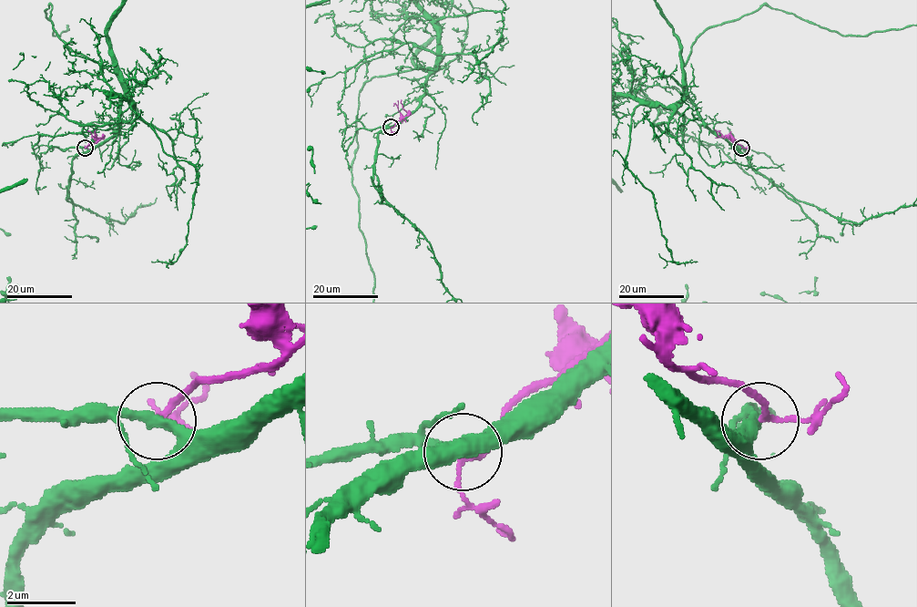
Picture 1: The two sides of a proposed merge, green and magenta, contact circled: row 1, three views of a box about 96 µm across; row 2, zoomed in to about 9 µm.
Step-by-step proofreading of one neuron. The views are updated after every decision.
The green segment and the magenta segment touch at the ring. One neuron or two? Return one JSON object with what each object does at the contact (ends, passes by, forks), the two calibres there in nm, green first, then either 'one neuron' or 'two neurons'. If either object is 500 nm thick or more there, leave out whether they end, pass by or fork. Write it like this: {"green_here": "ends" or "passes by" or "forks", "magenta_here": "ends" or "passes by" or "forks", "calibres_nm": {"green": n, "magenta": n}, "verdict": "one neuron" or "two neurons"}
{"green_here": "passes by", "magenta_here": "passes by", "calibres_nm": {"green": 280, "magenta": 150}, "verdict": "two neurons"}

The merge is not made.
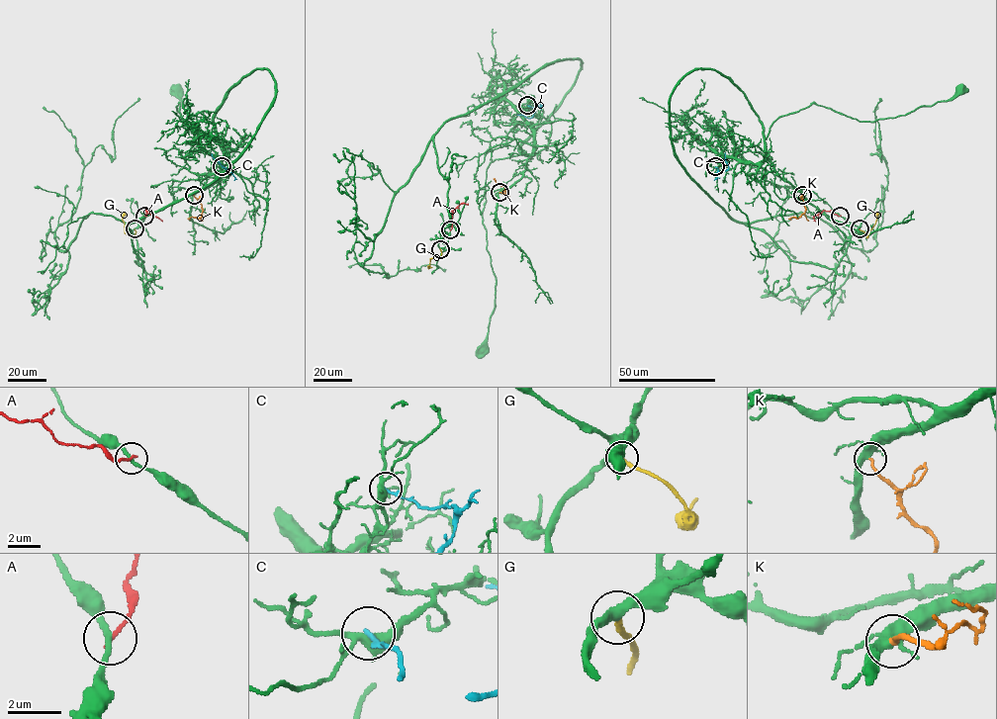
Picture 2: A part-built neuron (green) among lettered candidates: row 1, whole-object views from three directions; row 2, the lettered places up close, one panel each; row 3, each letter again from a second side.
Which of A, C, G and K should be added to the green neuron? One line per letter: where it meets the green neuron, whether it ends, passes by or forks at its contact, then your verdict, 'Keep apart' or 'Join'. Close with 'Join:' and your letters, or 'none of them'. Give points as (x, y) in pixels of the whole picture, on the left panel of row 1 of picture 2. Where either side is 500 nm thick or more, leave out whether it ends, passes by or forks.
A: Touches green at (144, 216). It ends there. Keep apart
C: Touches green at (222, 166). It ends there. Keep apart
G: Touches green at (135, 228). It ends there. Join
K: Touches green at (194, 195). It ends there. Join
Join: G, K

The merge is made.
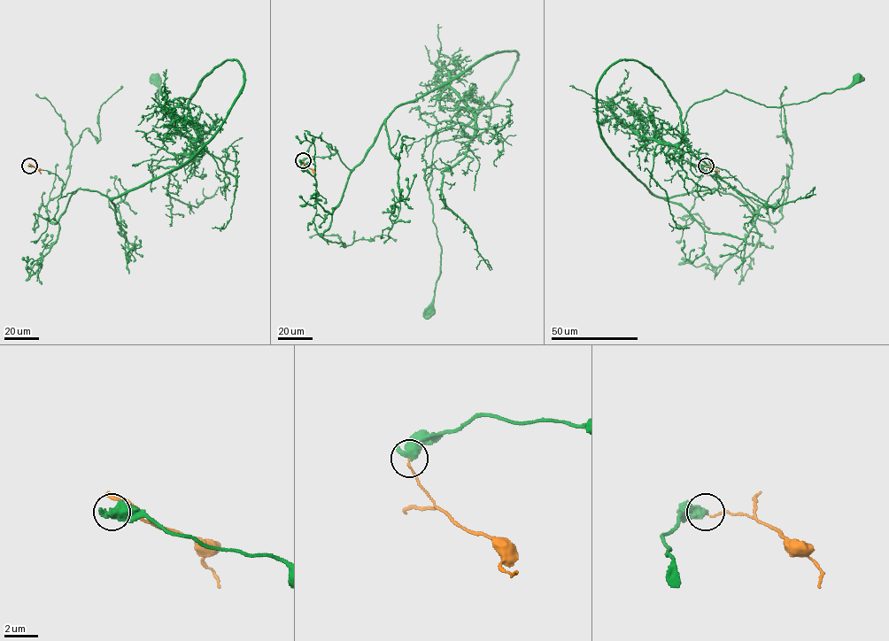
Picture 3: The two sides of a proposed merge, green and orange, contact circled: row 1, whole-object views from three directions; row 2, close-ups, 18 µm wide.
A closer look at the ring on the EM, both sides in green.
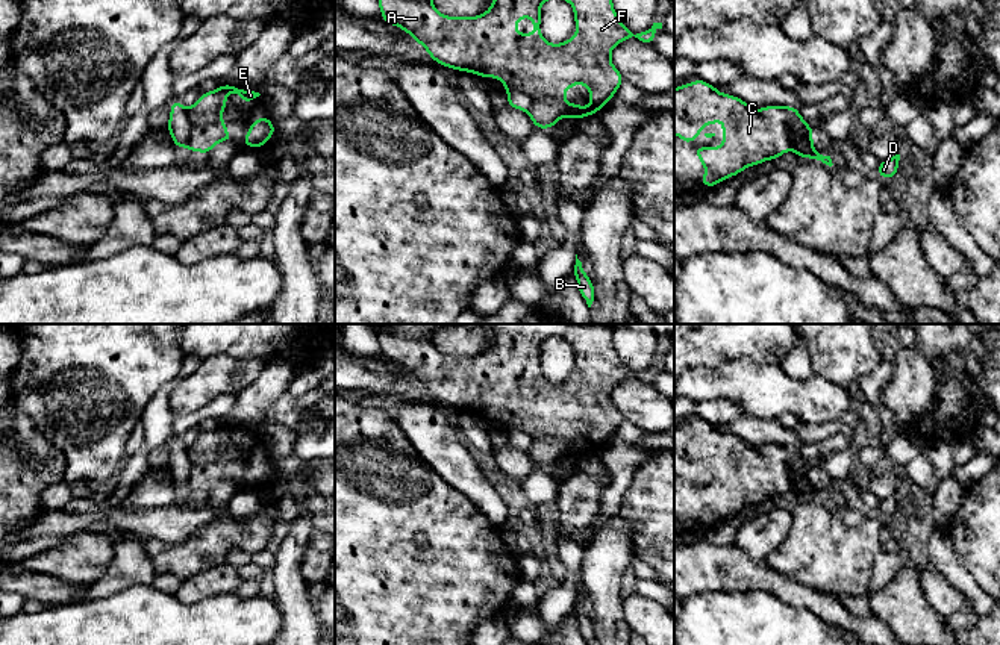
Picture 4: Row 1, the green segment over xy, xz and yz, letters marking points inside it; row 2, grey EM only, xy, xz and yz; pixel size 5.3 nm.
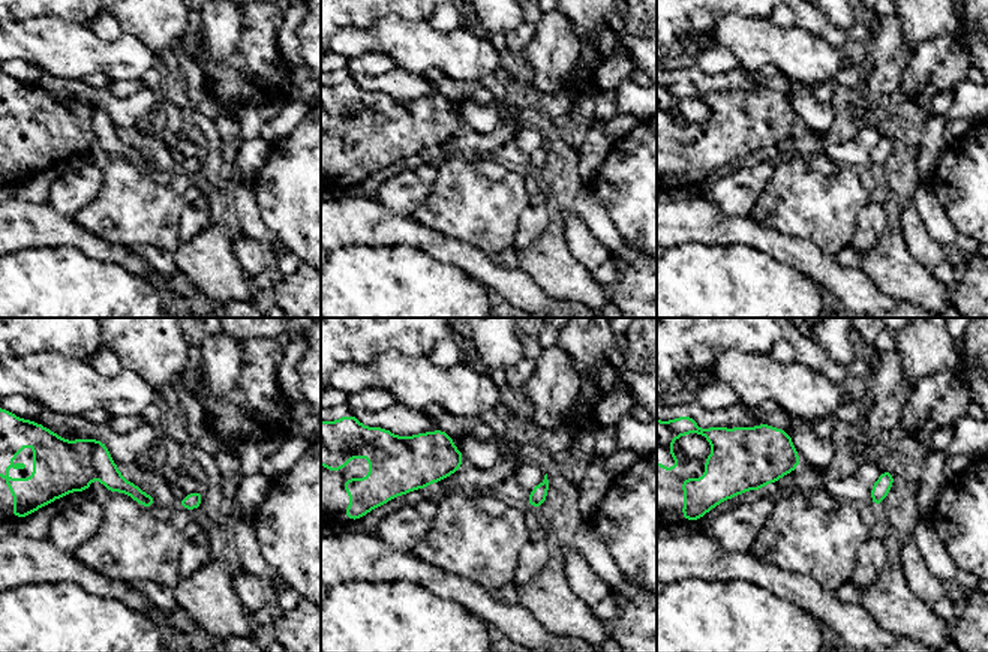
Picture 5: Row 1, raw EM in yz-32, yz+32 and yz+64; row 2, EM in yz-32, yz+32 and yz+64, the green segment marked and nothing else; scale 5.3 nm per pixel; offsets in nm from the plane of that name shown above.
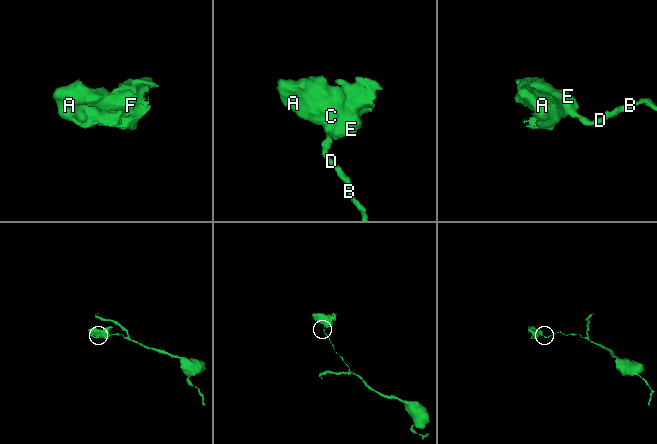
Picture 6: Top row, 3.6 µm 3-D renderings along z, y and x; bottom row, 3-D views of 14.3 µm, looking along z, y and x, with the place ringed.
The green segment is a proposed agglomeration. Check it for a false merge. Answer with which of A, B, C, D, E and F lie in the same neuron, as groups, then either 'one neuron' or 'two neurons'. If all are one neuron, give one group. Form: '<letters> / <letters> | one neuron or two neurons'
A C E F / B D | two neurons

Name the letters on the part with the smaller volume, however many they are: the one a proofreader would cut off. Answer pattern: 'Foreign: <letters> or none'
Foreign: A, C, E, F

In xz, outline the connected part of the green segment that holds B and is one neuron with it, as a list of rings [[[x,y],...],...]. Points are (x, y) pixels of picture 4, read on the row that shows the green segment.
[[[576,254],[576,265],[574,265],[573,274],[577,280],[580,295],[586,301],[588,307],[591,307],[594,301],[594,283],[589,280],[589,277],[583,271],[582,262],[577,259],[577,254]]]

